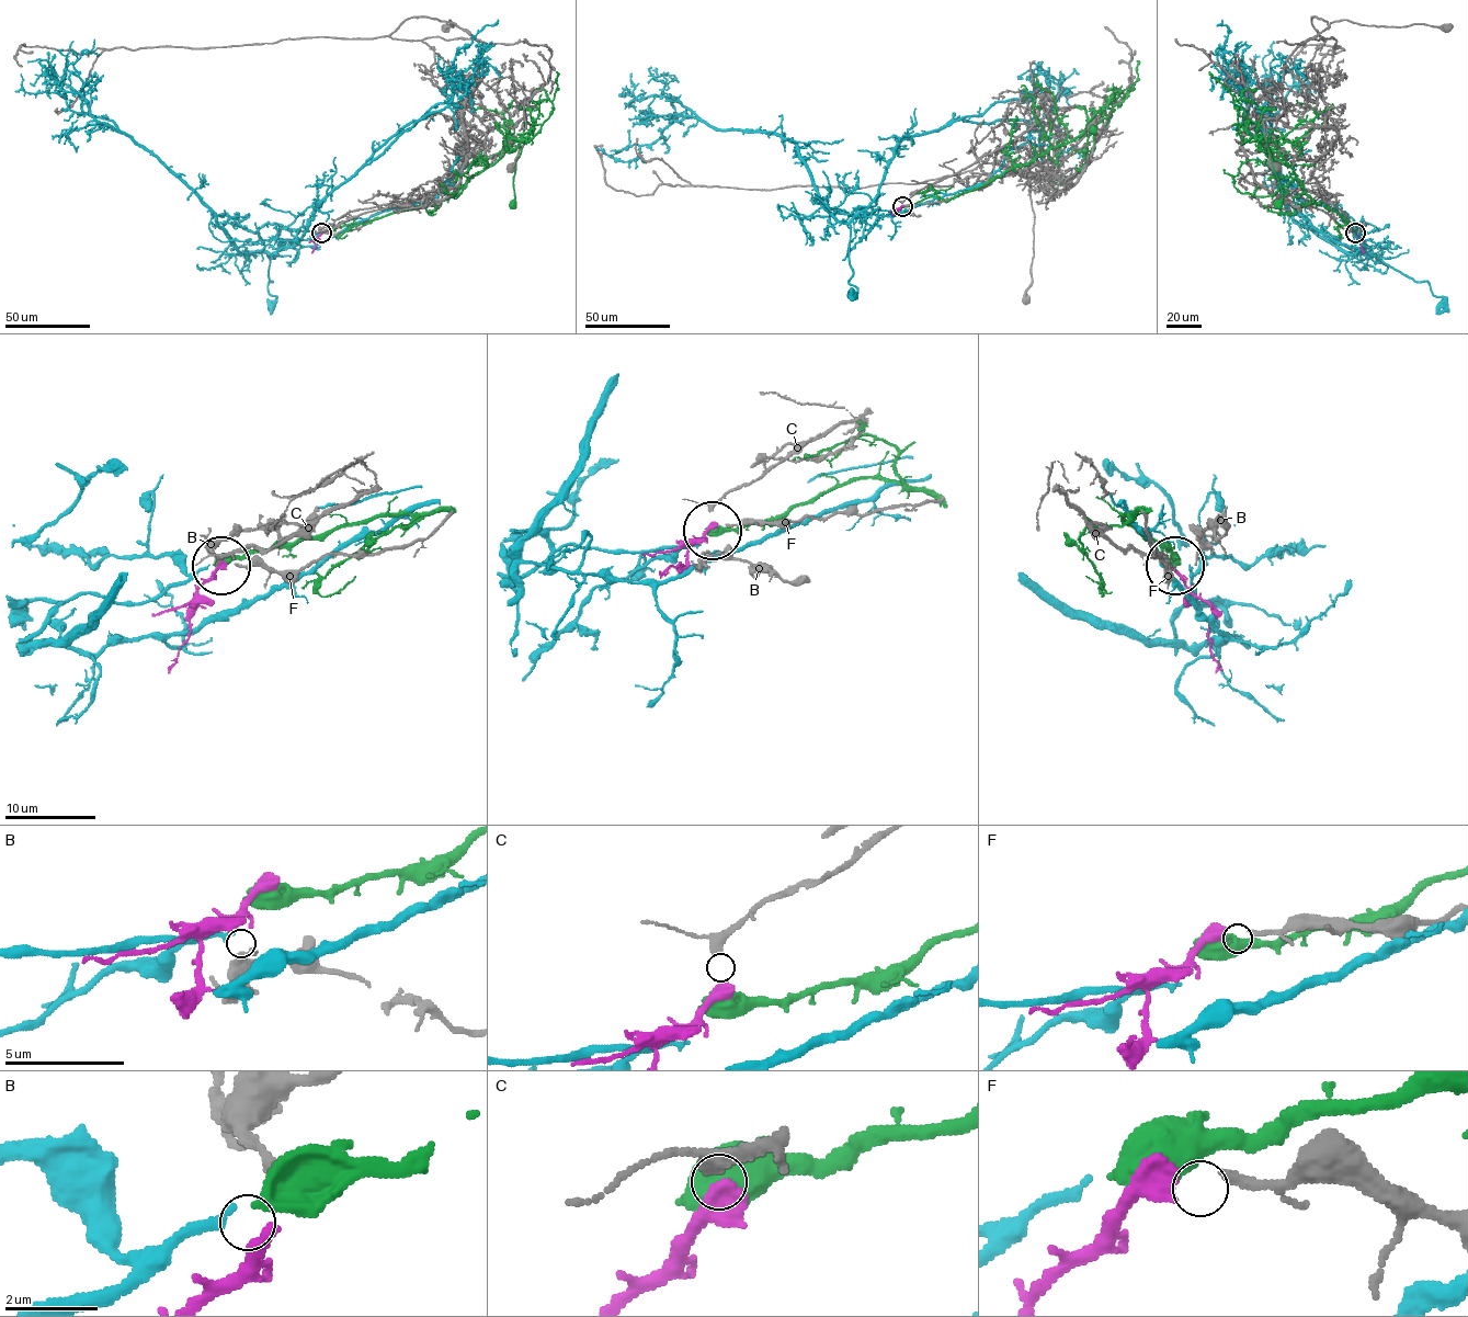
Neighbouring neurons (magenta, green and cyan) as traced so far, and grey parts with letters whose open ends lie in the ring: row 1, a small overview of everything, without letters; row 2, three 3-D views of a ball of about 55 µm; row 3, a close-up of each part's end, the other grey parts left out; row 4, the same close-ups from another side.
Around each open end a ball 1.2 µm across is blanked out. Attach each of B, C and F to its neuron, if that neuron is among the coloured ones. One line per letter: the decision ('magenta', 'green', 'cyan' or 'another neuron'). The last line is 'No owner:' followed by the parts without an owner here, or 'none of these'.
B: cyan
C: magenta
F: another neuron
No owner: F

